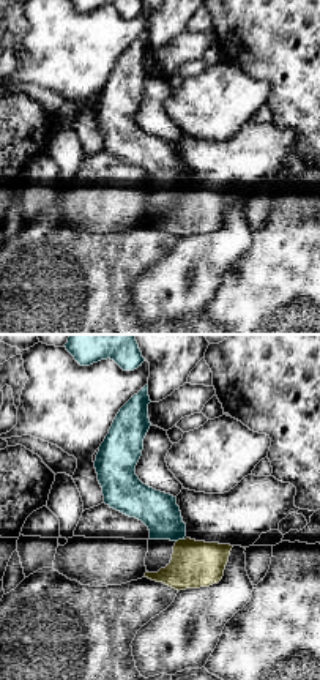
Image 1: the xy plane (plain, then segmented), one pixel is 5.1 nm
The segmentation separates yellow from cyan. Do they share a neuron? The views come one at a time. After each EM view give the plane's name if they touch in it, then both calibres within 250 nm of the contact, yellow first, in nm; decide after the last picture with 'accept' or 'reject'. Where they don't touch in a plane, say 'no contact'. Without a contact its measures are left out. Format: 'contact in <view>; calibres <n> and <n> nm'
contact in xy; calibres 240 and 190 nm

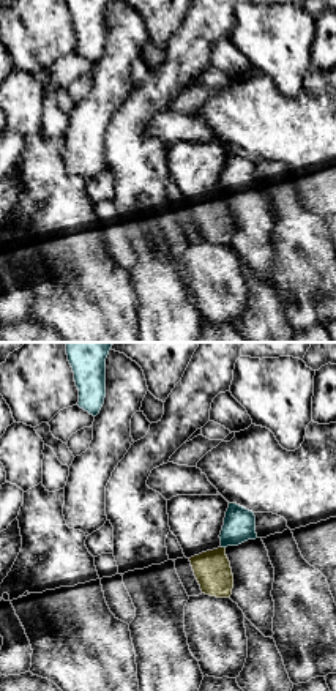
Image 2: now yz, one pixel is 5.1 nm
contact in yz; calibres 190 and 160 nm

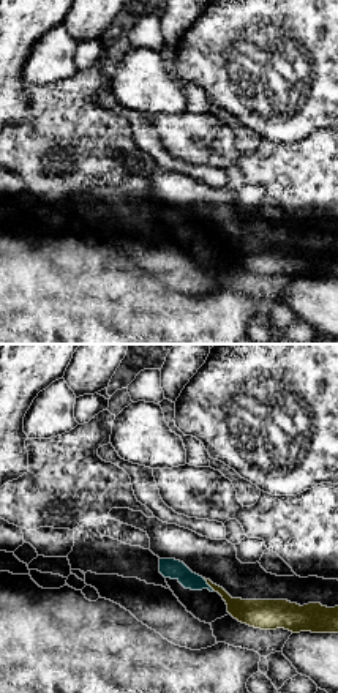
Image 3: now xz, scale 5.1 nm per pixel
contact in xz; calibres 130 and 100 nm

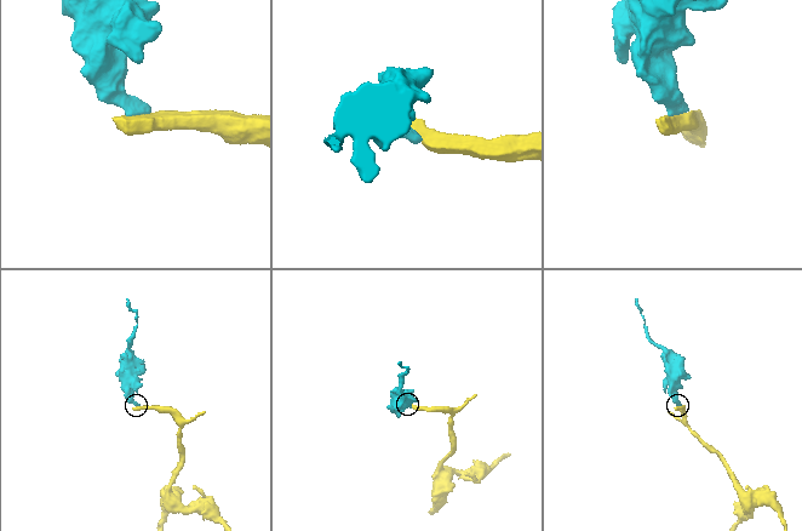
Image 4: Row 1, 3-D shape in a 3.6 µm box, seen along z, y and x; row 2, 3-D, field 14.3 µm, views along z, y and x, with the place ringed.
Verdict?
reject

